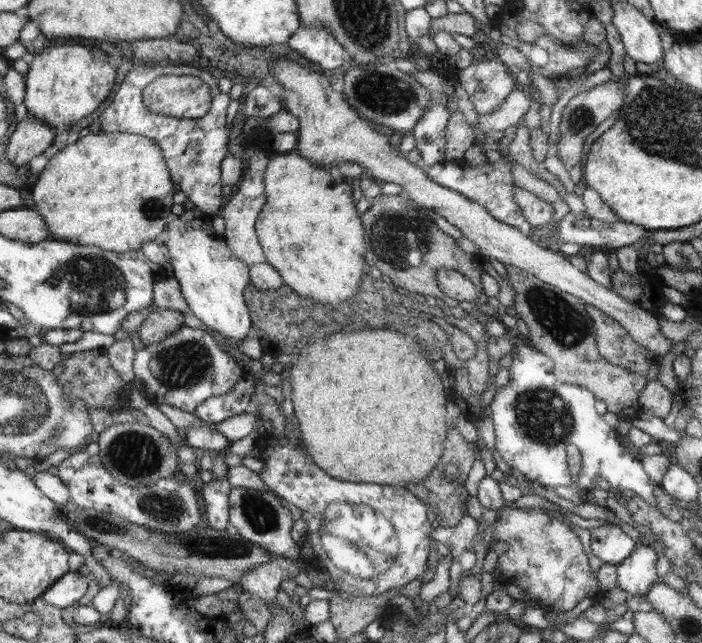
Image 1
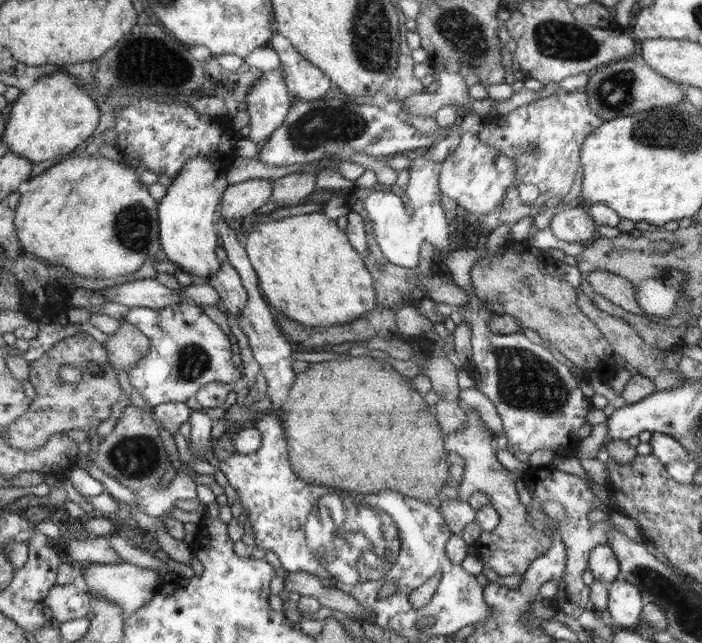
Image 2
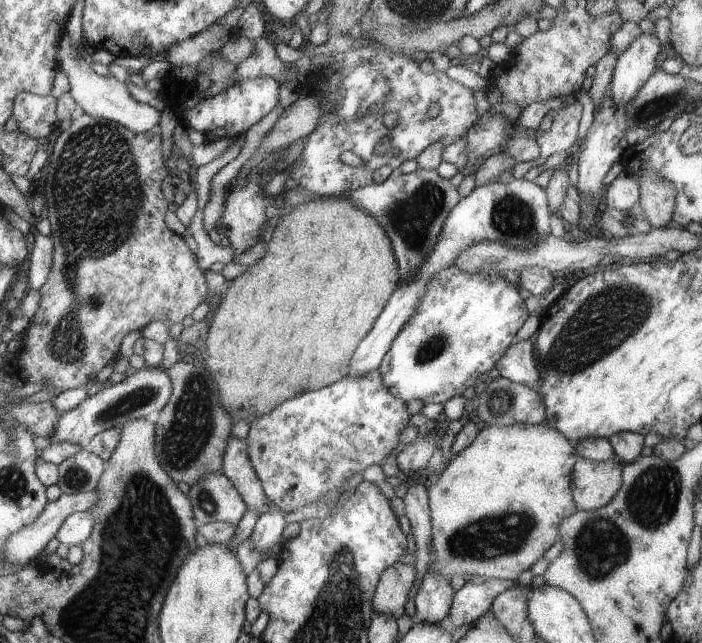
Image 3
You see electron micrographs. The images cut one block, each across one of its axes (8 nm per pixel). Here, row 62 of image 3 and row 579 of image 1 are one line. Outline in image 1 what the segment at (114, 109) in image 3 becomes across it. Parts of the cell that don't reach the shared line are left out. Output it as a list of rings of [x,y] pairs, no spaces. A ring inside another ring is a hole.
[[[70,571],[44,592],[41,597],[46,604],[63,609],[72,606],[86,594],[89,581],[89,577]]]

